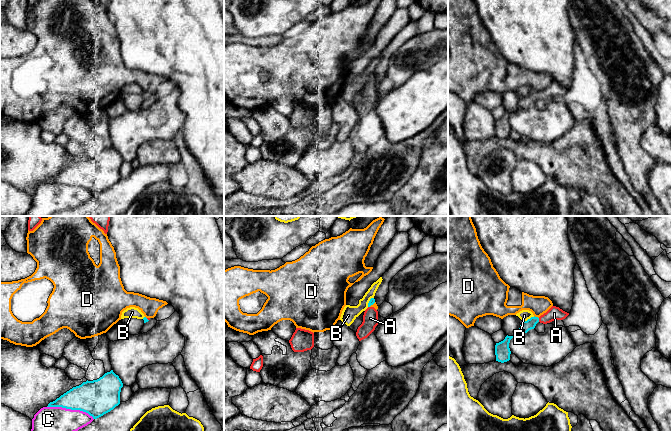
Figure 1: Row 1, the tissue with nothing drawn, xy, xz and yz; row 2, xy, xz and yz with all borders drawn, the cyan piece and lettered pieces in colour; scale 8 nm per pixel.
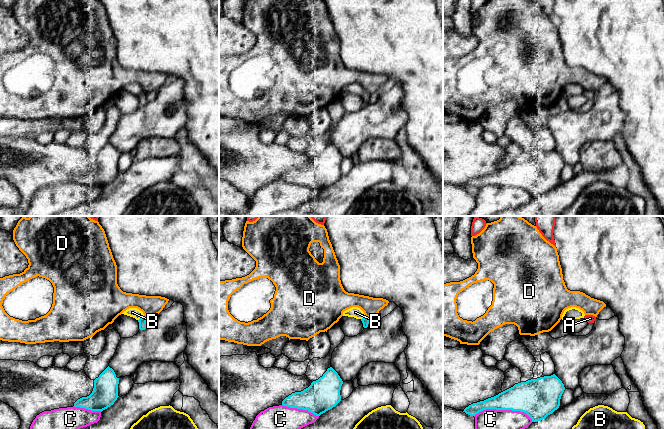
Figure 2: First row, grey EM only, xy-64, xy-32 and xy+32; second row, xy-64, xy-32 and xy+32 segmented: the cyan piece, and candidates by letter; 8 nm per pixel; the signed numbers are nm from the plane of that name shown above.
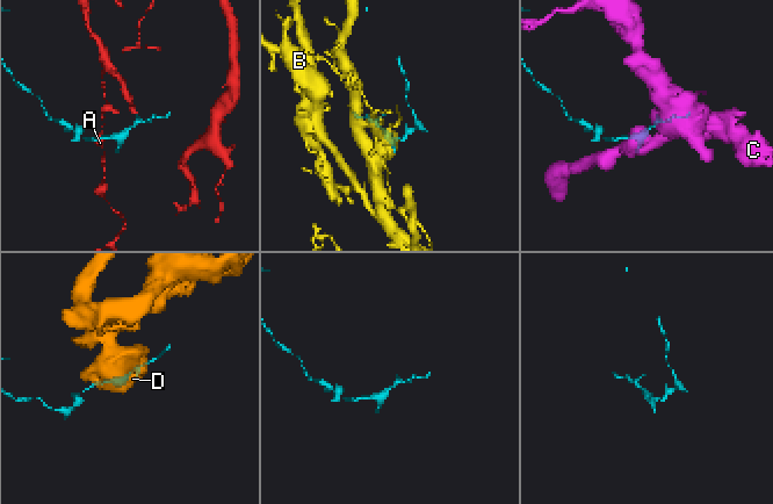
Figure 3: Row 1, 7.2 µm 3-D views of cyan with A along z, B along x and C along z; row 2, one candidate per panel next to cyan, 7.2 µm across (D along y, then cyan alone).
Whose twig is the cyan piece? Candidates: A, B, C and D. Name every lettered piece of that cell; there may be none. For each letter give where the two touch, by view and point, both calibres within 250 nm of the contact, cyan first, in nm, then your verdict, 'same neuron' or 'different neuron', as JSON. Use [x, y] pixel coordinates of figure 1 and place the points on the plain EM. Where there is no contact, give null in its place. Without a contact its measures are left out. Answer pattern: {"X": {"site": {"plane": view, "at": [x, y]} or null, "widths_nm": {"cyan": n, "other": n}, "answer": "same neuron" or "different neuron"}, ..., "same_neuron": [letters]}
{"A": {"site": {"plane": "yz", "at": [538, 96]}, "widths_nm": {"cyan": 90, "other": 110}, "answer": "same neuron"}, "B": {"site": {"plane": "yz", "at": [528, 95]}, "widths_nm": {"cyan": 90, "other": 90}, "answer": "different neuron"}, "C": {"site": {"plane": "xy", "at": [71, 185]}, "widths_nm": {"cyan": 280, "other": 260}, "answer": "different neuron"}, "D": {"site": {"plane": "yz", "at": [536, 93]}, "widths_nm": {"cyan": 90, "other": 160}, "answer": "different neuron"}, "same_neuron": ["A"]}

